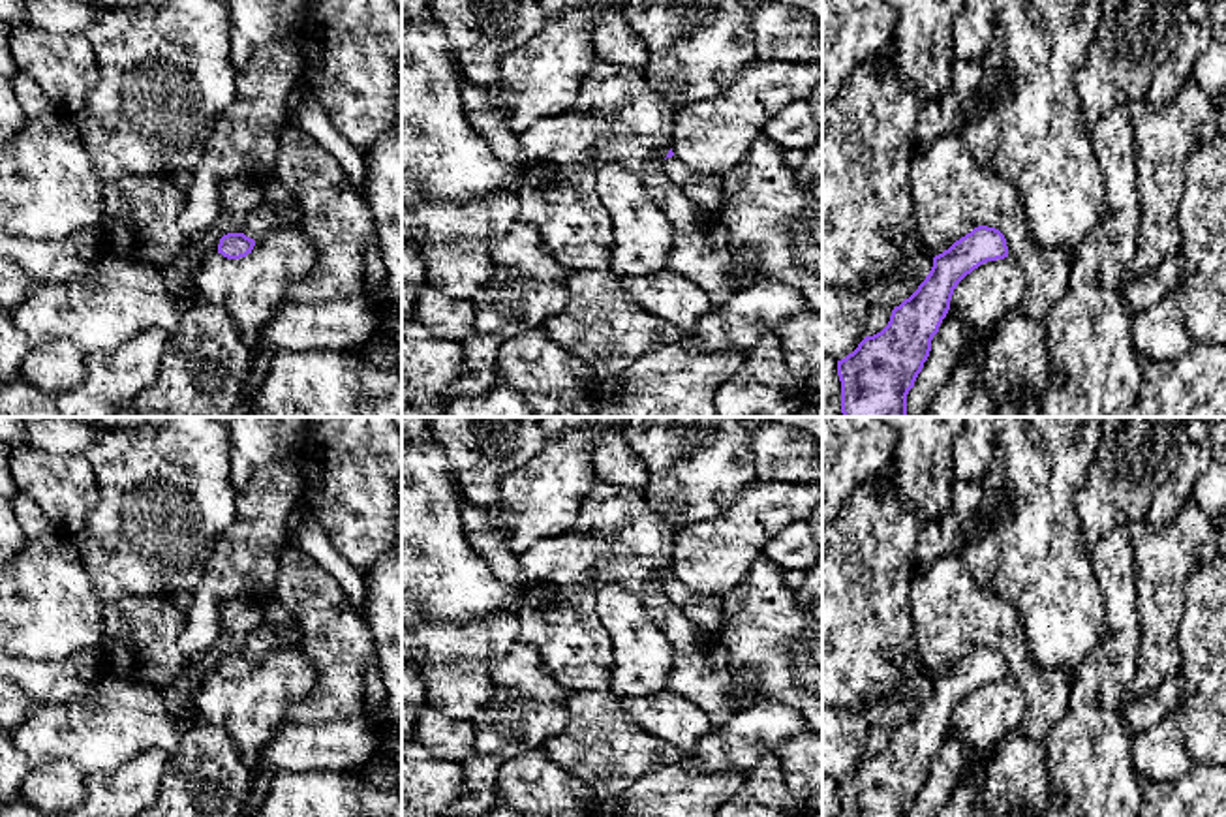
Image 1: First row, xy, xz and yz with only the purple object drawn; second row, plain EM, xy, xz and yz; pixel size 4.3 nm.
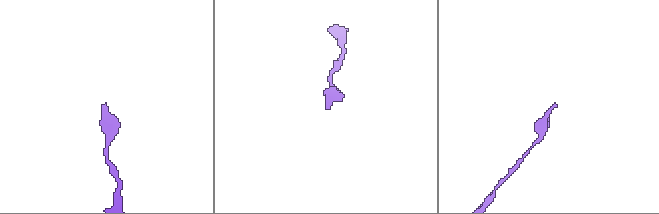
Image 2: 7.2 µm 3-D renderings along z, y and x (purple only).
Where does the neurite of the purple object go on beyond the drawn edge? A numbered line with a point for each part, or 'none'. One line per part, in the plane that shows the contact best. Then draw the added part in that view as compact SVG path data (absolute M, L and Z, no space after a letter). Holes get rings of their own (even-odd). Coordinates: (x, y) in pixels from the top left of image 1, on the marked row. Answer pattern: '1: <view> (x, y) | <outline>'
1: xy (265, 218) | M299 201L291 208L284 208L284 210L272 208L268 205L261 205L248 216L244 225L244 235L253 240L259 240L268 231L284 224L299 222L300 218L302 218L302 212L300 212Z

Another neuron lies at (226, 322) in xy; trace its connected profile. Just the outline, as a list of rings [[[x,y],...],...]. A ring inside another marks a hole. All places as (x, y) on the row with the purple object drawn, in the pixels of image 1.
[[[197,306],[182,312],[178,327],[167,334],[163,361],[152,387],[120,406],[139,417],[229,417],[253,355],[238,336],[238,327],[222,306]]]

